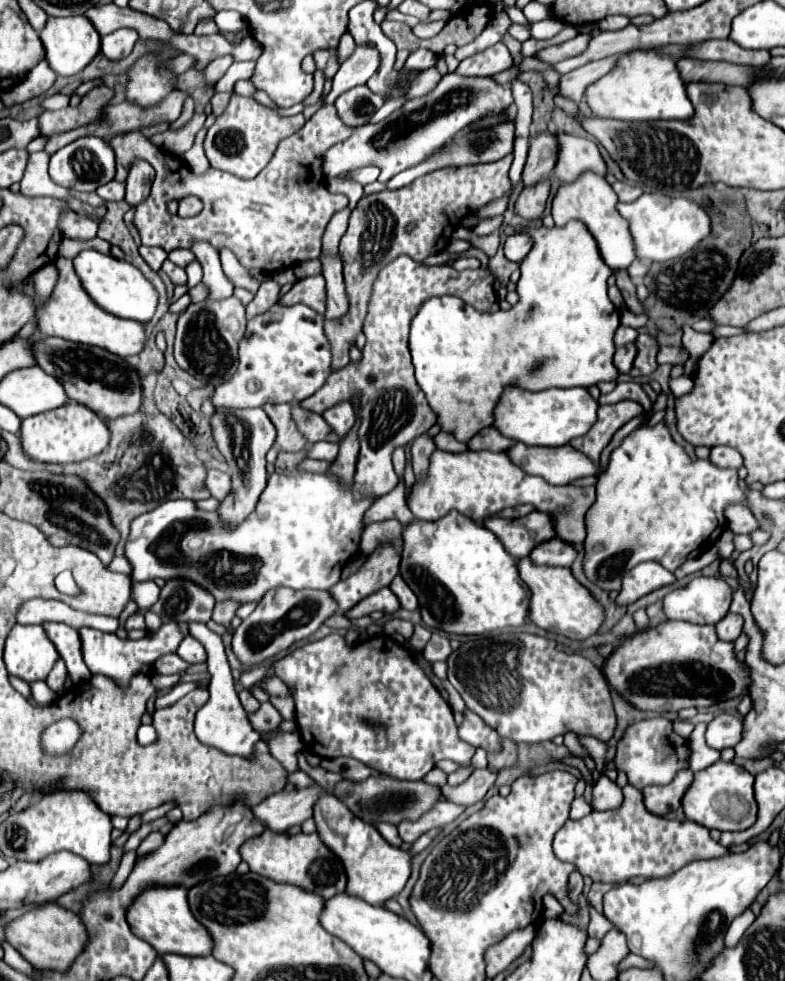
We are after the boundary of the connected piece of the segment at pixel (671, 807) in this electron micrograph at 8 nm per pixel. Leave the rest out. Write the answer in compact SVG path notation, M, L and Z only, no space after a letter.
M681 769L675 775L675 779L667 785L647 785L643 789L647 809L651 809L651 813L659 813L659 815L677 811L681 807L681 799L685 795L685 791L689 789L691 781L693 781L693 771Z

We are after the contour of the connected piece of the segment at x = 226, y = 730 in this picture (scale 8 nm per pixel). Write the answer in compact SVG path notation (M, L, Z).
M189 621L189 635L199 639L199 643L205 647L209 675L211 675L209 701L197 711L197 737L201 743L213 745L229 755L239 755L239 757L251 759L251 753L255 753L255 743L259 741L261 735L251 729L251 723L247 721L247 713L241 707L239 697L233 689L233 677L231 677L231 669L227 663L223 641L205 623L197 623L197 621Z

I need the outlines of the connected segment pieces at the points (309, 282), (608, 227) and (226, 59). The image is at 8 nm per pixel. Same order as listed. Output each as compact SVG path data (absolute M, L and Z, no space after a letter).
M321 275L299 279L289 293L279 299L281 305L305 303L317 313L325 313L325 279Z
M585 173L573 185L559 187L559 191L553 199L551 213L553 213L557 227L563 227L573 219L579 219L581 223L585 223L585 227L591 231L591 235L595 237L595 241L599 245L599 253L601 253L603 261L613 271L621 271L621 269L625 271L637 259L637 255L635 255L635 245L633 245L631 231L629 231L629 223L615 209L617 203L619 203L619 199L617 199L613 187L605 181L605 177L599 177L595 173Z
M221 55L221 57L213 59L213 61L207 65L207 69L205 69L205 71L207 71L207 73L205 73L207 81L213 83L213 81L217 81L219 77L223 77L231 63L233 63L233 57L231 57L231 55Z

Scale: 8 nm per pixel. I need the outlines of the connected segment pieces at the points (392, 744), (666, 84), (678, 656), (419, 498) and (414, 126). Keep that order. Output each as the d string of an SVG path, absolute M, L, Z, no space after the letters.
M331 633L325 639L307 643L275 661L275 675L289 685L295 699L295 713L305 751L319 757L353 757L389 777L419 781L441 759L451 759L451 751L441 751L457 735L453 711L415 663L409 649L405 653L389 637L347 645L345 637Z
M629 51L619 61L619 69L607 73L587 87L587 101L597 117L617 121L657 121L657 119L691 119L695 115L693 105L685 93L685 83L675 69L671 57L659 57L659 53Z
M665 621L659 627L625 639L605 665L609 683L643 711L679 711L683 707L711 707L749 693L751 669L735 655L733 641L721 641L715 625Z
M435 451L431 455L429 475L427 481L419 481L413 485L413 493L407 501L409 509L417 519L423 521L437 521L445 517L451 509L481 521L505 507L515 507L529 503L537 511L543 511L551 517L553 529L559 539L567 543L583 543L587 535L585 515L595 501L595 487L575 487L563 485L555 487L549 485L543 477L527 475L519 469L507 453L493 453L493 451L465 451L465 453L447 453Z
M445 73L439 85L425 97L409 99L401 109L393 111L387 119L377 125L363 125L353 131L353 135L337 145L333 145L323 157L323 173L327 179L341 173L375 165L381 169L381 183L387 183L397 173L425 161L459 133L461 129L481 121L487 115L499 115L509 111L513 105L511 85L501 85L493 77L465 77L459 73Z

